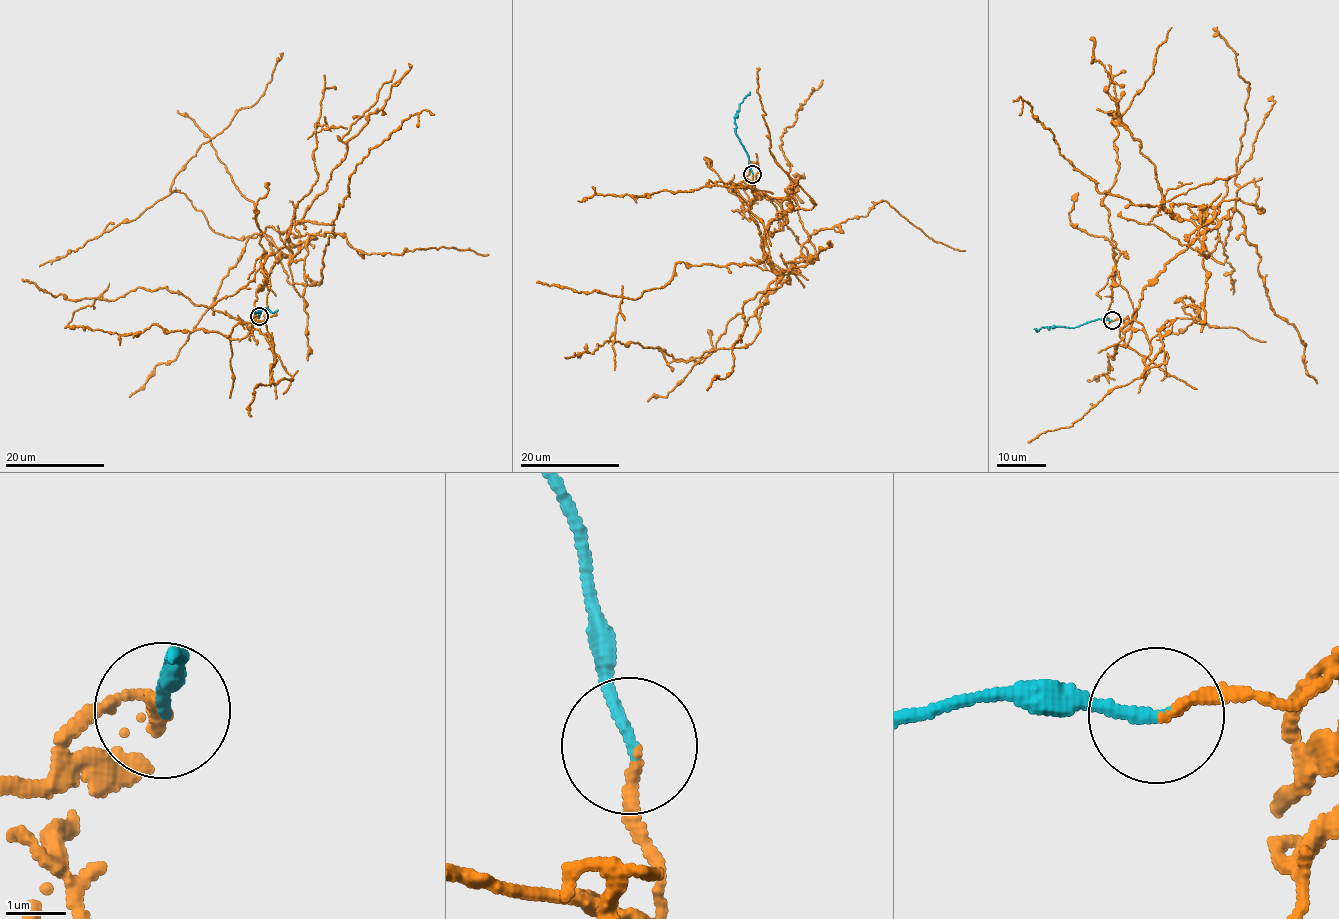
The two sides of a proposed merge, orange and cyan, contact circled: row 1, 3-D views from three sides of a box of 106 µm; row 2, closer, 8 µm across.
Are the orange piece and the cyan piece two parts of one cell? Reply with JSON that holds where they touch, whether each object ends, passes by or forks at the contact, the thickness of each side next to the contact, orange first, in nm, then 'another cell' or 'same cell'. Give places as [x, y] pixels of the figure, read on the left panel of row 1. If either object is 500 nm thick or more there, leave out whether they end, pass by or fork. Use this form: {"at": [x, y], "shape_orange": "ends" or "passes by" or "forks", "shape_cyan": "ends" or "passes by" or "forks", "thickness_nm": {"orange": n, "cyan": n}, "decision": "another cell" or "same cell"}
{"at": [259, 316], "shape_orange": "ends", "shape_cyan": "ends", "thickness_nm": {"orange": 160, "cyan": 180}, "decision": "another cell"}

